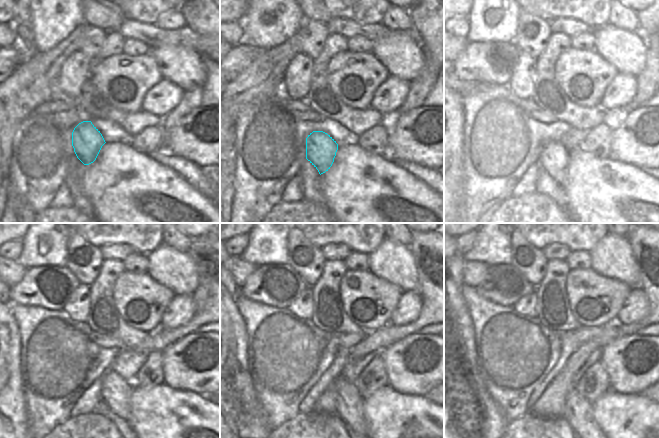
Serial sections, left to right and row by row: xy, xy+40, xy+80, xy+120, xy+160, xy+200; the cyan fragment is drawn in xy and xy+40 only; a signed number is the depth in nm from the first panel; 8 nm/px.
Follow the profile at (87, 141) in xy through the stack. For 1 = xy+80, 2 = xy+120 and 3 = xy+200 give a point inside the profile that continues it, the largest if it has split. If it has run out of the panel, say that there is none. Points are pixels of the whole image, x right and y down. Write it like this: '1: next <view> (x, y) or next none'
1: next xy+80 (553, 159)
2: next xy+120 (116, 392)
3: next xy+200 (578, 411)

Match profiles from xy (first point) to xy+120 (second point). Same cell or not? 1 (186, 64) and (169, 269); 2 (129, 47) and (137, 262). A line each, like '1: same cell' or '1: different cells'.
1: same cell
2: same cell

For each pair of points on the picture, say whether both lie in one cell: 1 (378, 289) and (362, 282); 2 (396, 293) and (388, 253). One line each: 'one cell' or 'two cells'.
1: one cell
2: two cells

